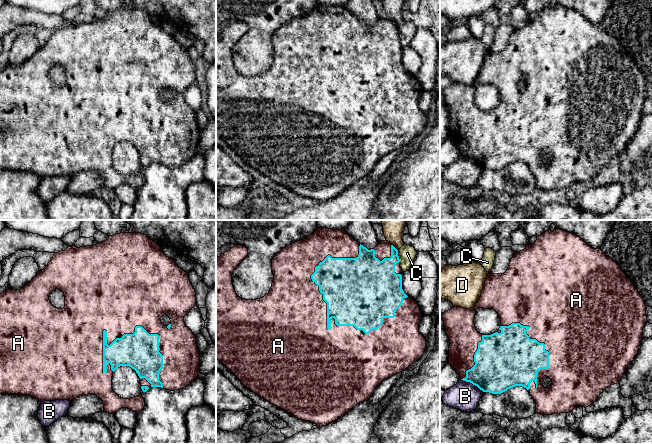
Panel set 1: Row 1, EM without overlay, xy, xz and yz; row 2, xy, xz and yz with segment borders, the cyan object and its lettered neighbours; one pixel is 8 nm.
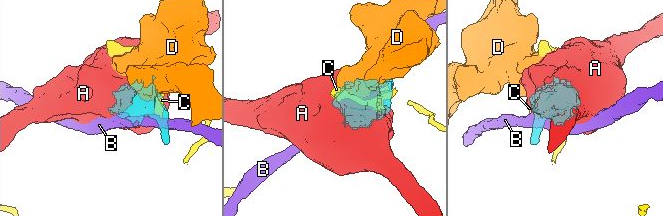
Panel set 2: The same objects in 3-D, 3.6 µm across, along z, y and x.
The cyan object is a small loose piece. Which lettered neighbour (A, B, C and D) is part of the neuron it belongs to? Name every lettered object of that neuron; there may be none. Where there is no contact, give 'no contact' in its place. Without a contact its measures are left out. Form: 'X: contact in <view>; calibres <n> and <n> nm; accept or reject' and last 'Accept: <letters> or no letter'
A: contact in xz; calibres 460 and 480 nm; accept
B: contact in yz; calibres 380 and 240 nm; reject
C: contact in xz; calibres 300 and 140 nm; reject
D: contact in xz; calibres 220 and 150 nm; reject
Accept: A

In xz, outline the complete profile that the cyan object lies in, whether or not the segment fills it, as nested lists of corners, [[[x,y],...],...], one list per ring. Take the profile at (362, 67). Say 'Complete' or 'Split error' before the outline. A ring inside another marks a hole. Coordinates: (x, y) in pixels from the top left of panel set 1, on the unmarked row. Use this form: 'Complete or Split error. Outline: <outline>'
Split error. Outline: [[[318,4],[304,16],[297,17],[281,26],[272,35],[274,56],[268,70],[256,76],[237,72],[232,58],[234,45],[247,33],[245,22],[233,24],[216,34],[216,134],[231,147],[242,160],[271,180],[285,186],[300,196],[317,202],[326,202],[339,195],[357,180],[368,177],[375,164],[385,155],[402,148],[414,140],[426,126],[426,115],[419,108],[422,92],[420,84],[402,65],[402,45],[398,26],[388,17],[381,17],[371,26],[355,17],[345,5]]]

